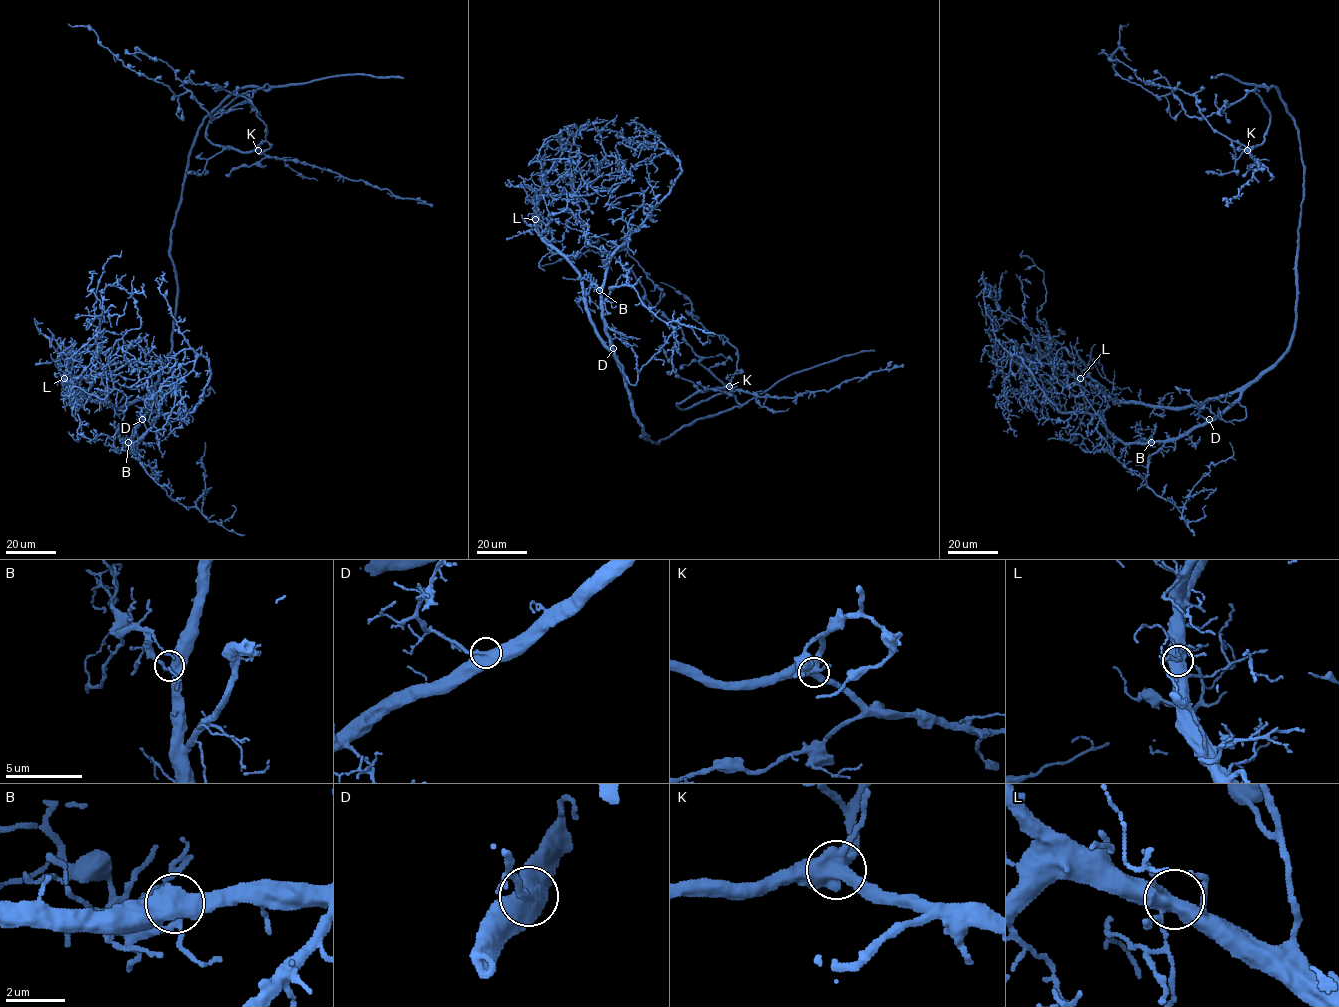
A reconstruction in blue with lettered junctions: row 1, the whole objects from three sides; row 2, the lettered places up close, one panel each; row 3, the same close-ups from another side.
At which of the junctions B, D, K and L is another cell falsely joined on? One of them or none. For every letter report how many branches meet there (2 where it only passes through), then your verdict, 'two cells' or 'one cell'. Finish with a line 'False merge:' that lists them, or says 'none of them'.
B: 4 branches meet; one cell
D: 3 branches meet; one cell
K: 4 branches meet; one cell
L: 5 branches meet; one cell
False merge: none of them

